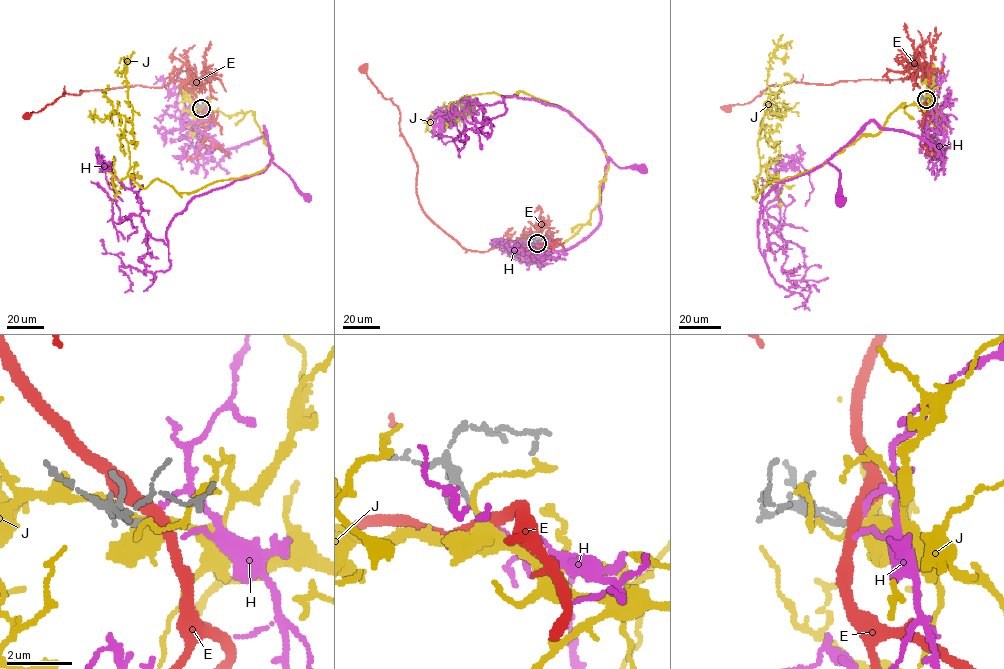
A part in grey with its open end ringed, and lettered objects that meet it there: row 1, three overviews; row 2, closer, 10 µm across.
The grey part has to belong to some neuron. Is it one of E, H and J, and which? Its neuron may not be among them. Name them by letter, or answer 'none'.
H

